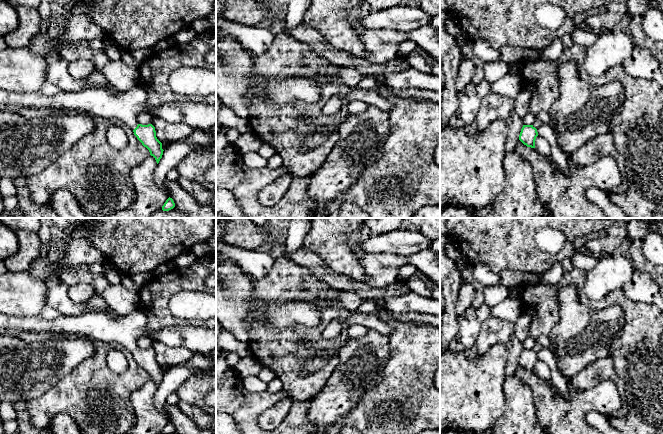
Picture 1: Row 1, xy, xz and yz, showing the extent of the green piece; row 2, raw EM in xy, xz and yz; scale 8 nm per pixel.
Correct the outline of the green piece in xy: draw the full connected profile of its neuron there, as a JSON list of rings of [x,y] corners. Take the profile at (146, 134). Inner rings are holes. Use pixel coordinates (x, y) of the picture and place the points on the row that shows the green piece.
[[[140,86],[133,87],[128,91],[108,91],[101,88],[85,89],[78,92],[62,91],[55,96],[45,96],[39,92],[24,93],[0,90],[0,111],[19,113],[22,109],[66,110],[69,113],[83,113],[93,118],[117,119],[133,130],[134,135],[149,150],[157,164],[164,151],[162,143],[157,139],[155,127],[152,124],[142,125],[138,123],[137,116],[139,114],[148,113],[153,118],[161,118],[173,123],[183,122],[194,128],[206,130],[216,126],[216,104],[206,104],[202,101],[175,101],[150,110],[148,95]]]

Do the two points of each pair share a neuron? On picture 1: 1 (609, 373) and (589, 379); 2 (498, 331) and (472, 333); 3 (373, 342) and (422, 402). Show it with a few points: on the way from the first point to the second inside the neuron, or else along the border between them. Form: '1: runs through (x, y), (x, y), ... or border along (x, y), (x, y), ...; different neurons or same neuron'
1: runs through (604, 372), (596, 372), (594, 374); same neuron
2: border along (481, 323), (481, 329), (474, 344); different neurons
3: border along (388, 337), (389, 361), (379, 383); different neurons

